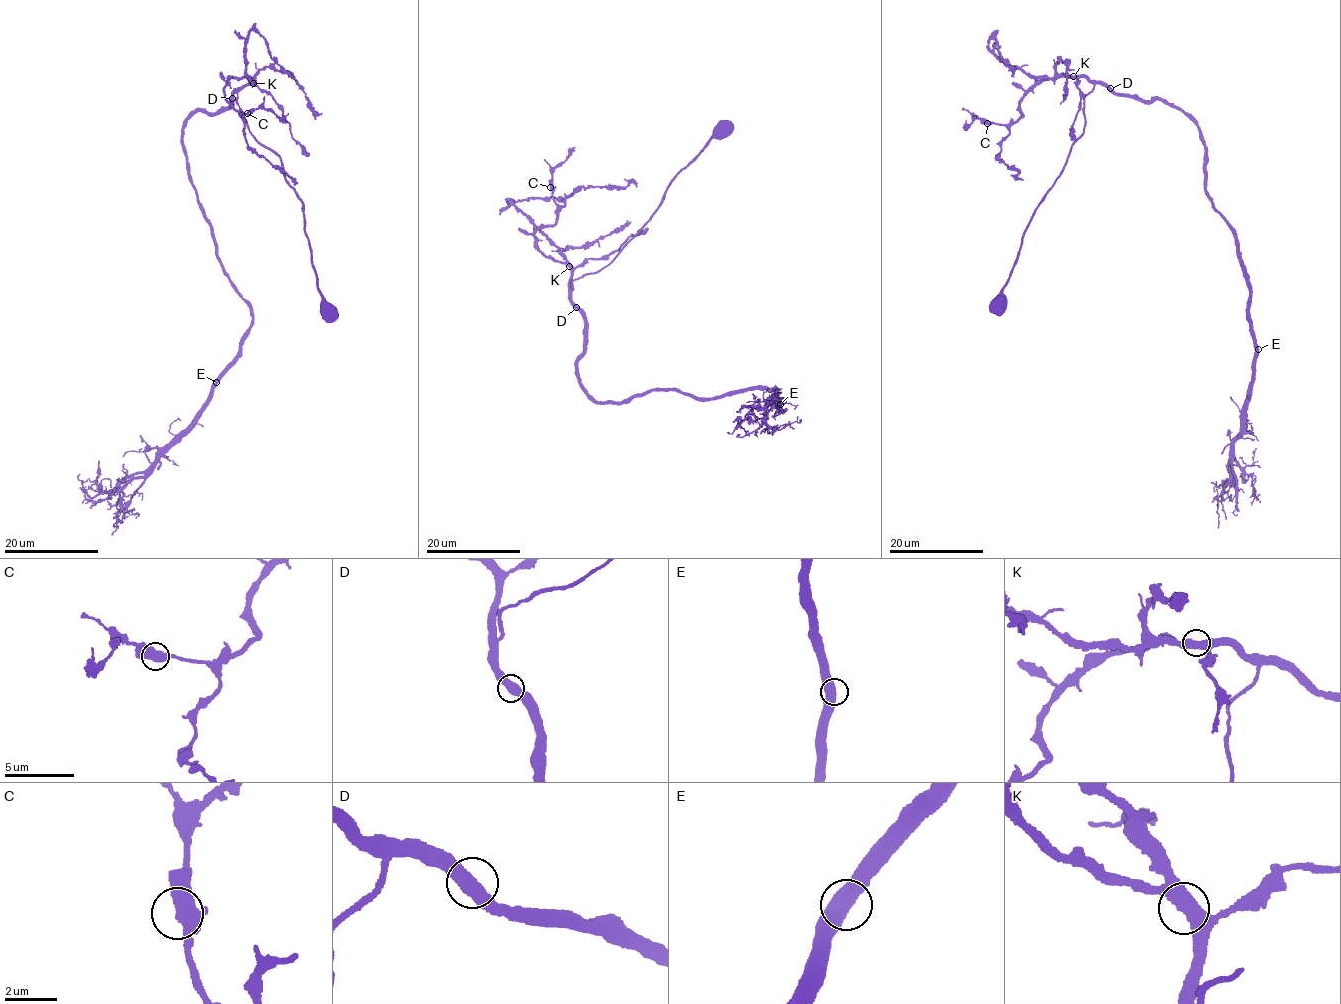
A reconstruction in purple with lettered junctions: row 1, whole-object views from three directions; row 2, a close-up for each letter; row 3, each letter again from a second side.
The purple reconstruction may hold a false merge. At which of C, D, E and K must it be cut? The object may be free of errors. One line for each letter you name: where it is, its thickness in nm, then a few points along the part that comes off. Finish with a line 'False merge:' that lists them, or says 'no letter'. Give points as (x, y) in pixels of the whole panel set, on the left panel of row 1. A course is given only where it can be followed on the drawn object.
False merge: no letter

